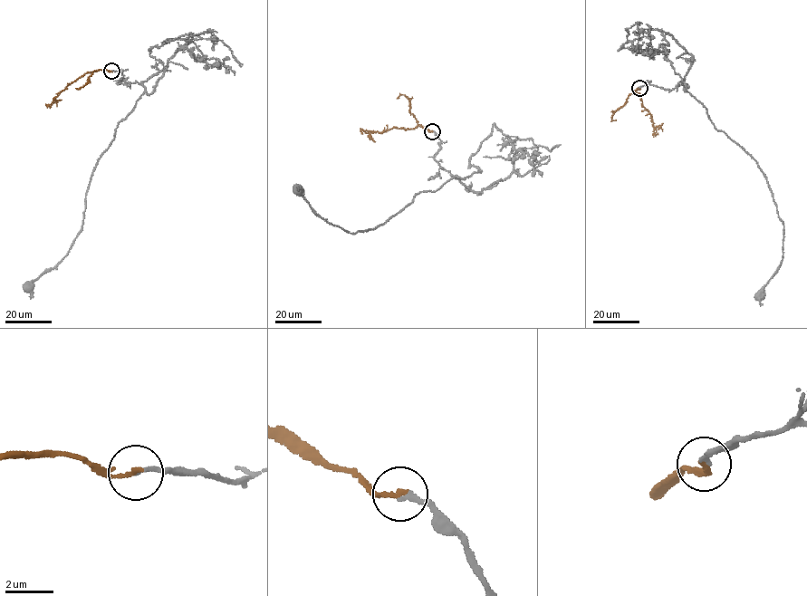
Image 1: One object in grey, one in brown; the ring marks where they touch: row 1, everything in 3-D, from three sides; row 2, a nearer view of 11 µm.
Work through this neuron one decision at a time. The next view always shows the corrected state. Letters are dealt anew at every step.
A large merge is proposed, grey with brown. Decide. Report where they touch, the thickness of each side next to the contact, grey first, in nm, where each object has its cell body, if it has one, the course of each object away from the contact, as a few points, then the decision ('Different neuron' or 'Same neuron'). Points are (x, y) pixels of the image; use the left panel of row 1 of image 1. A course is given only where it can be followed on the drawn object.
Place: (111, 71). Thickness 180 nm (grey) against 200 nm. Soma of grey: (28, 288). Soma of brown: none. Course of grey: (112, 72), (121, 72), (121, 83), (136, 82), (145, 90), (93, 169), (82, 227), (68, 254), (27, 287). Course of brown: (112, 72), (84, 73), (67, 85), (53, 99), (58, 100), (53, 103). Same neuron

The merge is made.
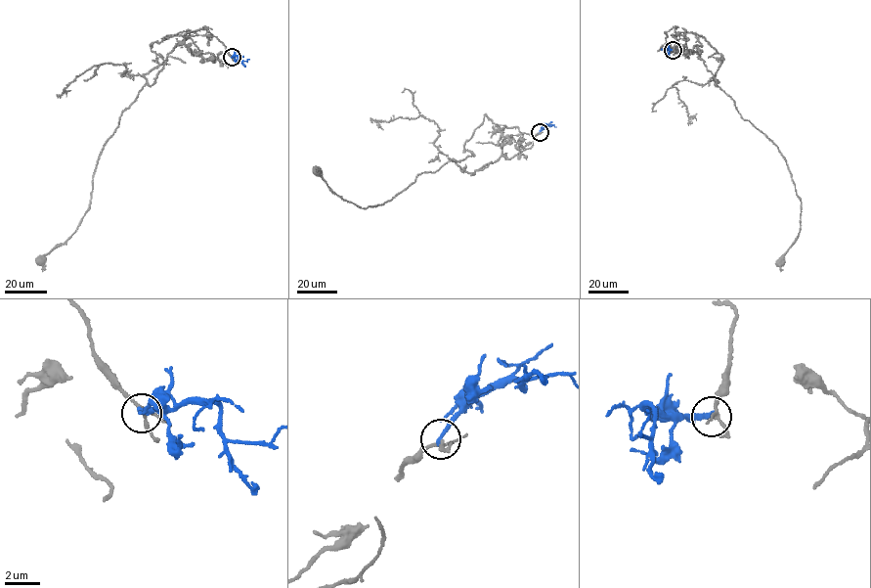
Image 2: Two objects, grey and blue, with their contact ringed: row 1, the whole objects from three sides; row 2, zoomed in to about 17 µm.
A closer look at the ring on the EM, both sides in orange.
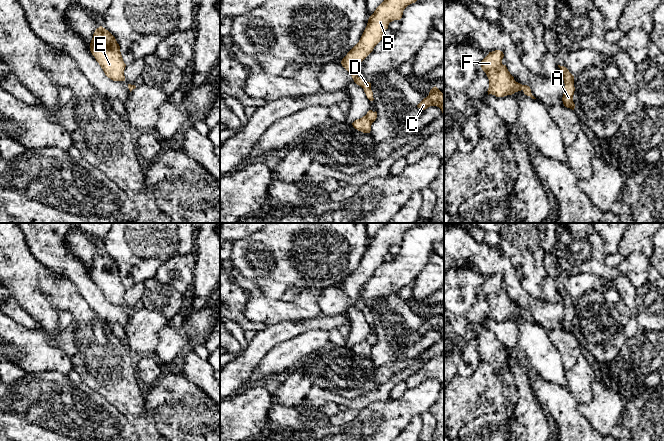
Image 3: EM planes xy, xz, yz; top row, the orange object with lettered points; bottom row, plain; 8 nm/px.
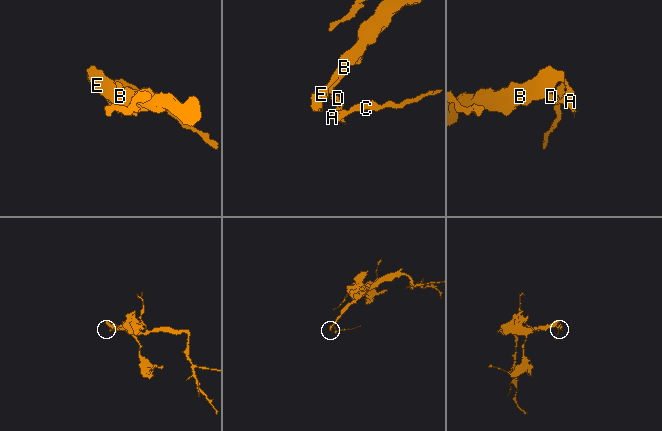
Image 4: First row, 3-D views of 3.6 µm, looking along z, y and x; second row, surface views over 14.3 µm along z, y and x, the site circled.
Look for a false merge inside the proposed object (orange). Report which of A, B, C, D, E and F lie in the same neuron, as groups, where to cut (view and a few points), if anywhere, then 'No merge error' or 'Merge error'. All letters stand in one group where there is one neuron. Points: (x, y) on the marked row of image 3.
Groups: A C D / B E F. Split along xz (357, 76), (353, 78). Merge error

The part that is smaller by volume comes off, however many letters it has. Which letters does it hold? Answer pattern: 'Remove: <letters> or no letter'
Remove: A, C, D

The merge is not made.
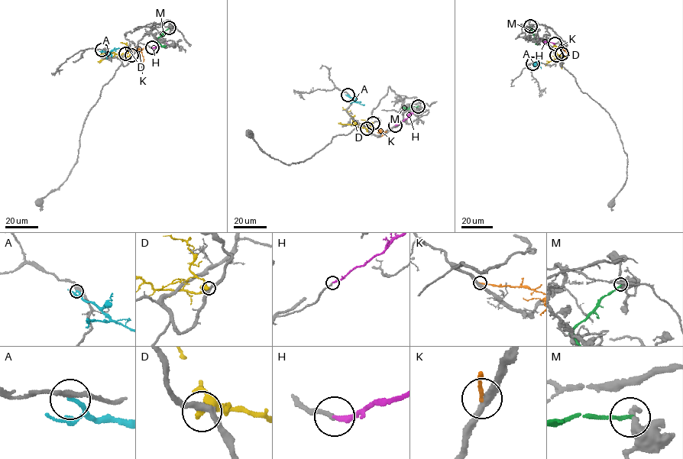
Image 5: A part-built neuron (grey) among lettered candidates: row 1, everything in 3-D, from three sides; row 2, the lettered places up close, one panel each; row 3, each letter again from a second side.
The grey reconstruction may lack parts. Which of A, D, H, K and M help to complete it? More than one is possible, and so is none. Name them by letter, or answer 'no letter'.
H

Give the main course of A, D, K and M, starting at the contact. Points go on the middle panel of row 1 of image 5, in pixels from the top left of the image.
A: (347, 95), (364, 105)
D: (373, 123), (369, 128), (360, 127), (342, 107)
K: (367, 128), (383, 131), (381, 137)
M: (418, 106), (403, 108), (411, 108)

